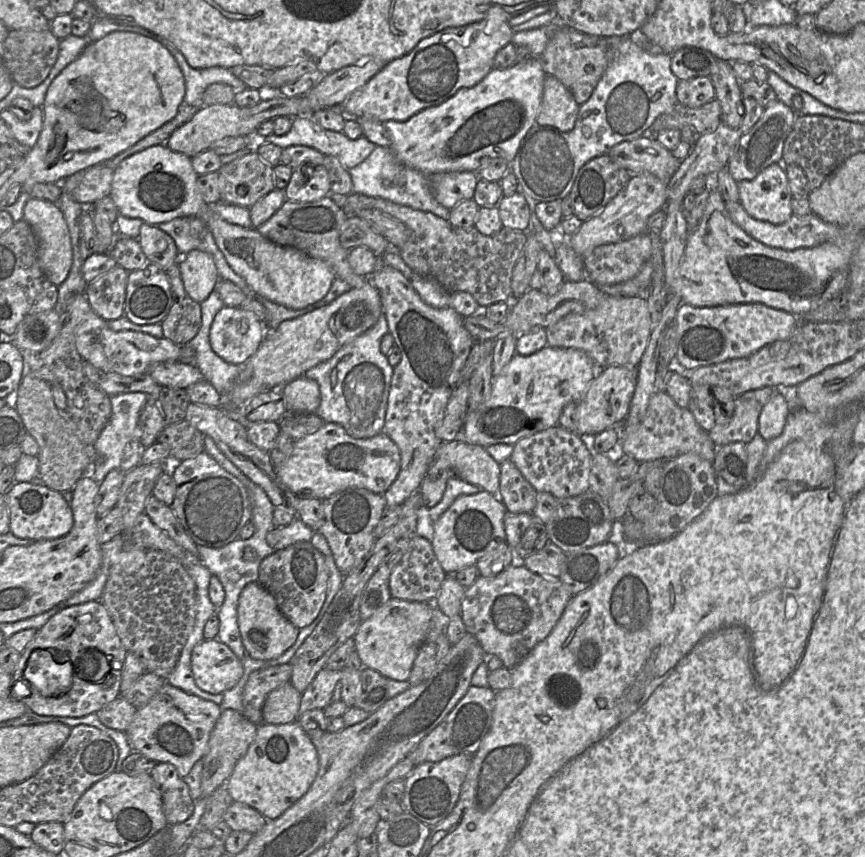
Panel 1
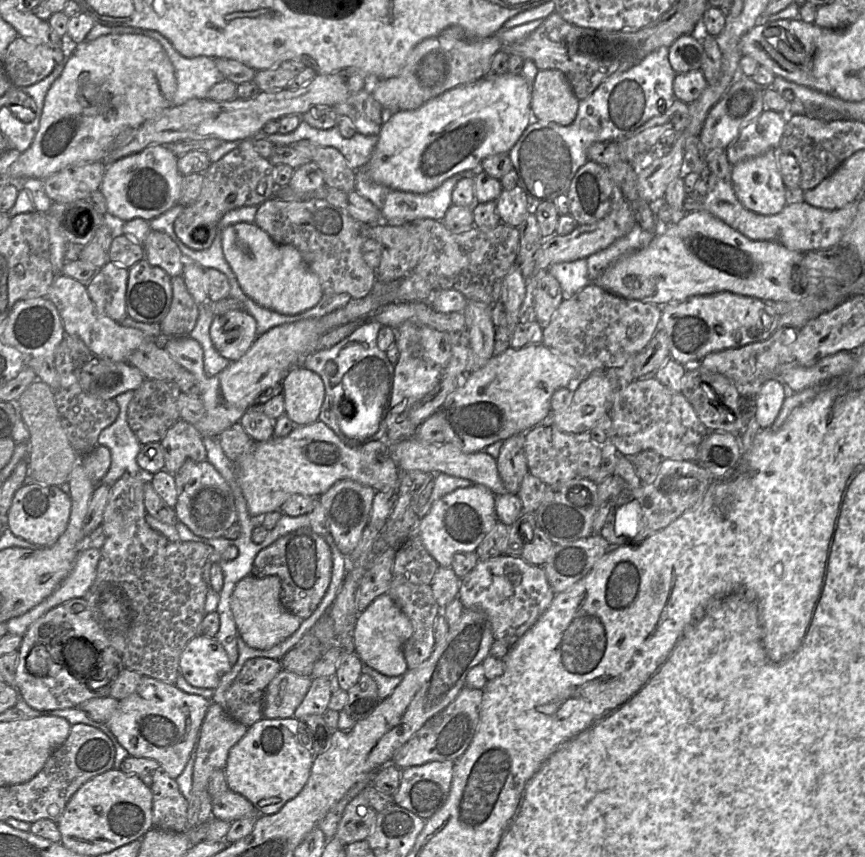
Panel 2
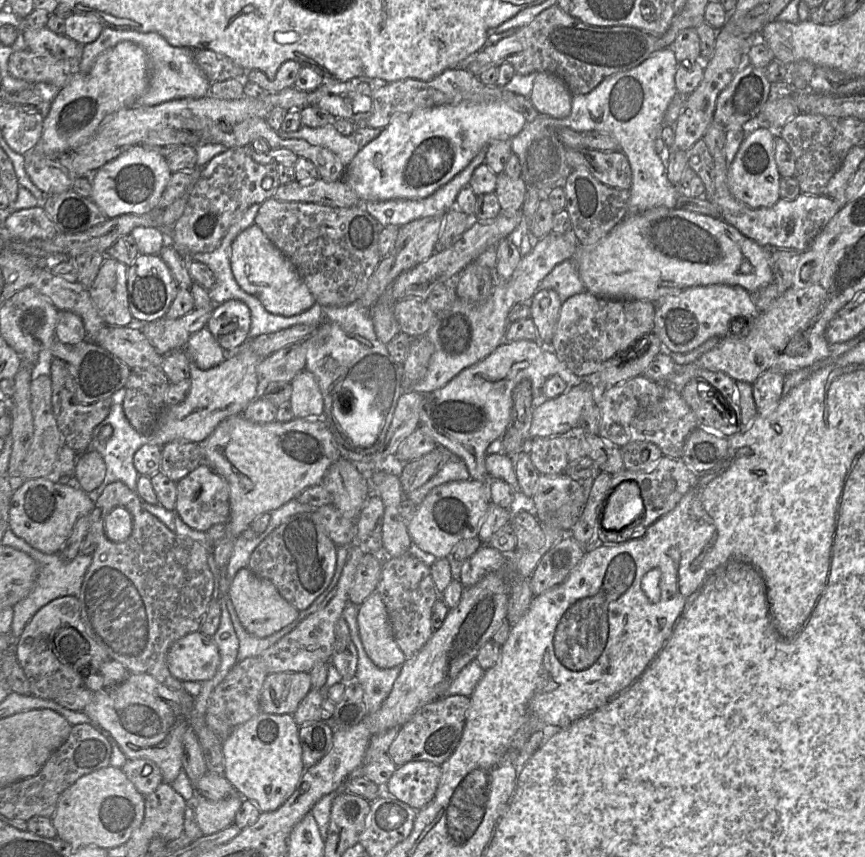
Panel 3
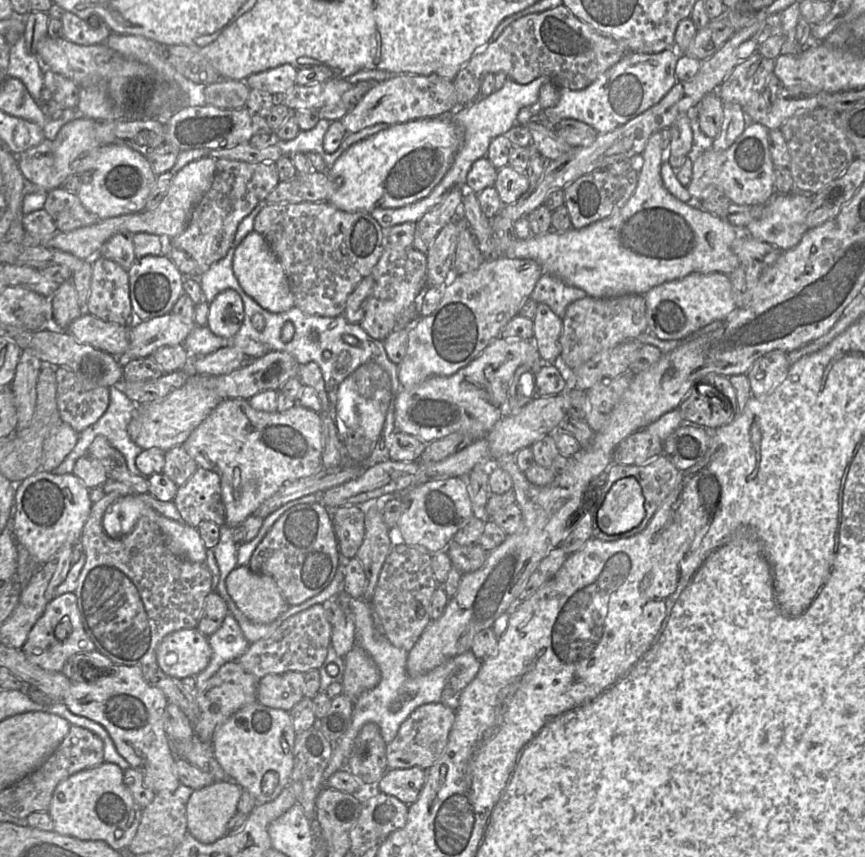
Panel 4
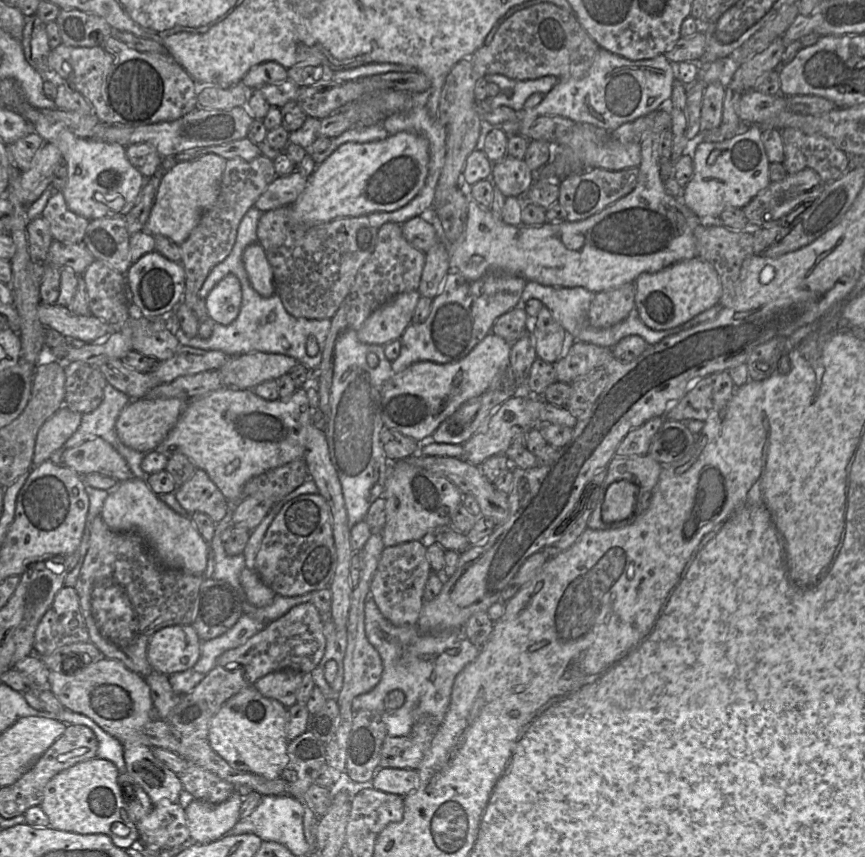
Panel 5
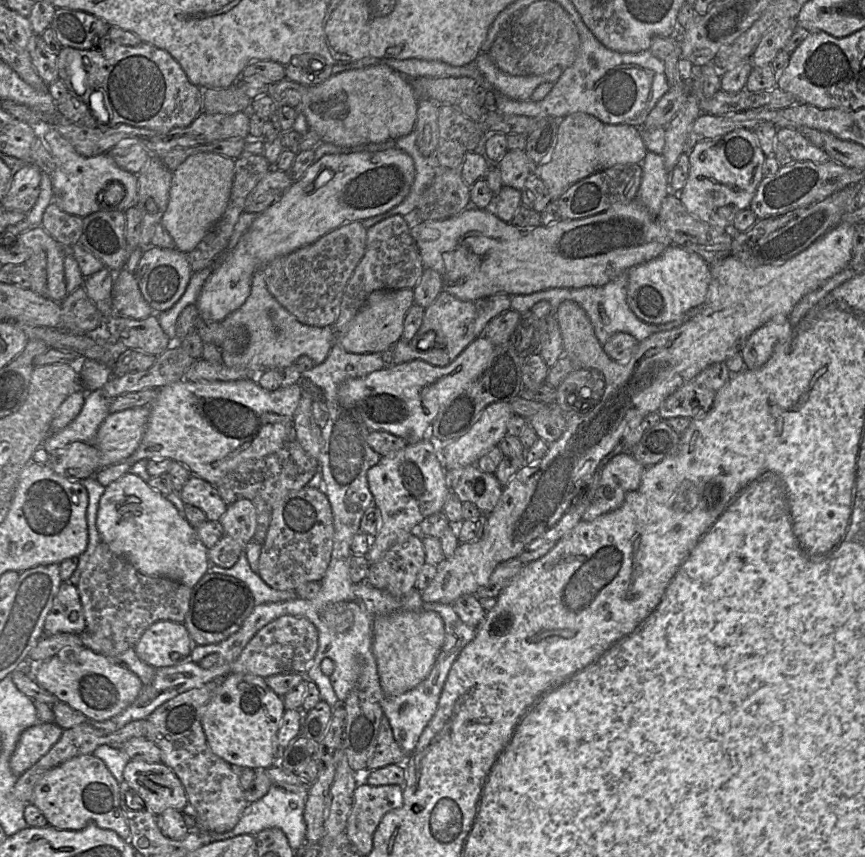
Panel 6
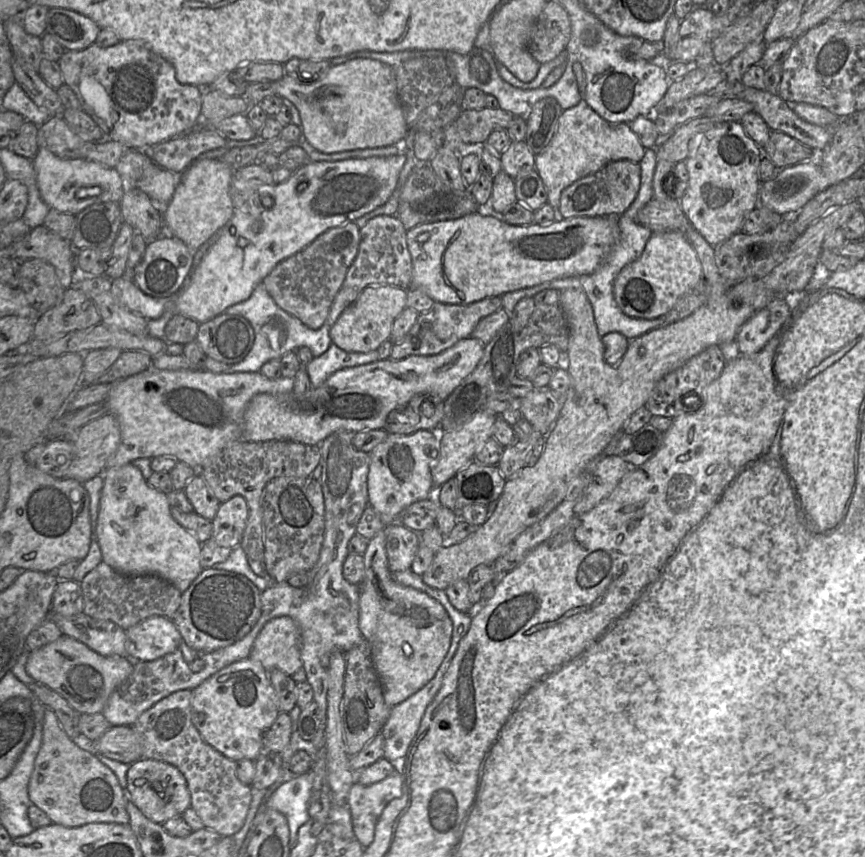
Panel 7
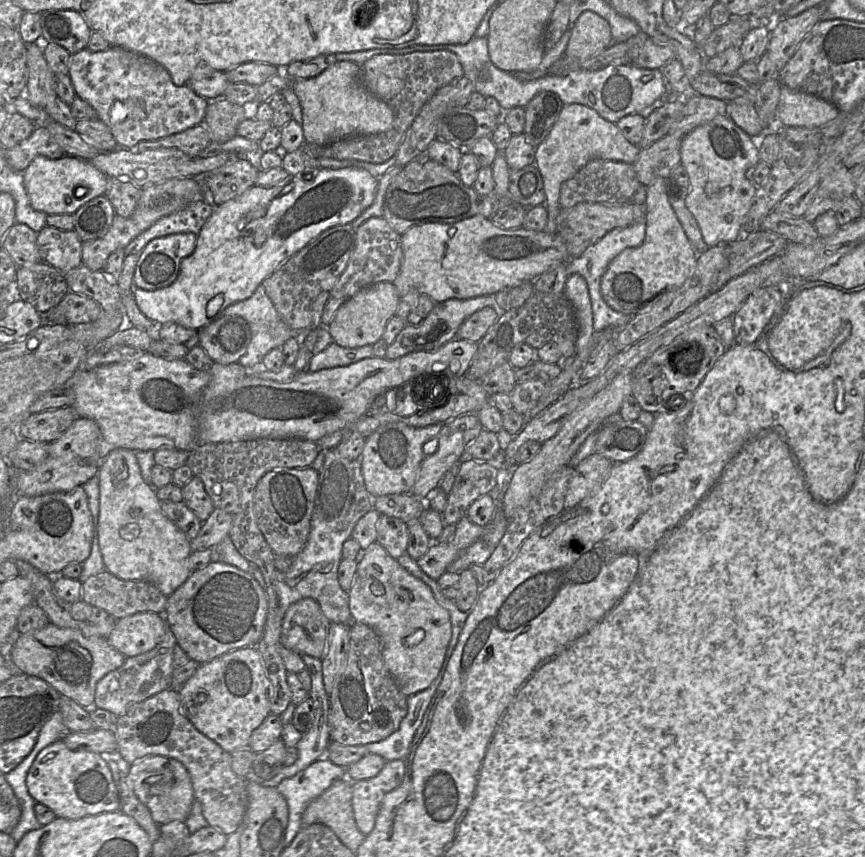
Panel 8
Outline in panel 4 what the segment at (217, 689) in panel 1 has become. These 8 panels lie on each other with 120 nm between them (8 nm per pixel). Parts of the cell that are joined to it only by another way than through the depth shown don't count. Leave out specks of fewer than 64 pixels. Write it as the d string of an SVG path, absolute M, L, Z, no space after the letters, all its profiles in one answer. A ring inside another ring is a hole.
M197 628L174 631L166 635L156 648L161 670L181 680L198 675L208 666L211 656L208 637Z

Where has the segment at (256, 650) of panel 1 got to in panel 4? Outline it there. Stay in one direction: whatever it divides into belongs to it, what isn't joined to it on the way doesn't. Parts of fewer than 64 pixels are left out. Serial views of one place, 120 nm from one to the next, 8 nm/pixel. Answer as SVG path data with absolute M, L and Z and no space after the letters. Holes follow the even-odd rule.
M249 566L234 568L226 579L226 587L237 607L253 623L271 623L290 606L271 576L257 574Z

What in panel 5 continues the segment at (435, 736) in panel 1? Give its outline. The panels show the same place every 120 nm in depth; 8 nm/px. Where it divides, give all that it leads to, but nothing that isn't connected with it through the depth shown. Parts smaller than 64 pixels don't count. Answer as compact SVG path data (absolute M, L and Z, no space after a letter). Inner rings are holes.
M423 716L410 734L401 737L387 734L381 748L380 768L418 769L438 728L430 716Z

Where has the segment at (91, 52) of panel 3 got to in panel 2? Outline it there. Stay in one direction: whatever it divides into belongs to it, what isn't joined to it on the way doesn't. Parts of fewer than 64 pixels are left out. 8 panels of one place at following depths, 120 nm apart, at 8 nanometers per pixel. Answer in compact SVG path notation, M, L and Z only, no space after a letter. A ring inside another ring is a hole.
M96 23L87 34L84 41L92 41L96 38L109 34L138 34L148 36L157 40L166 51L176 76L176 91L172 99L172 105L177 106L185 103L190 99L205 99L209 89L216 83L223 81L225 78L216 67L214 59L206 56L198 56L194 58L186 58L179 54L167 38L155 30L147 30L130 26L107 26L107 24Z

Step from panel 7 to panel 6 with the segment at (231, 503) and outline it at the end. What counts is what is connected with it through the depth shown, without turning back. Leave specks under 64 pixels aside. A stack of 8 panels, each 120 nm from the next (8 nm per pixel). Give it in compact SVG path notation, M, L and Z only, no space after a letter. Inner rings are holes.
M241 499L227 507L219 519L224 535L230 536L243 545L253 540L257 527L255 505L248 499Z

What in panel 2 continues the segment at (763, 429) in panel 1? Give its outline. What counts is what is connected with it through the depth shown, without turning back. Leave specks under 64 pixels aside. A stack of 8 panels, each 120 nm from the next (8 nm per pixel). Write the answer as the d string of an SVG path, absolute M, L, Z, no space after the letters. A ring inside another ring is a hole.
M766 379L751 390L755 393L755 421L762 429L770 428L786 398L784 387L777 379Z

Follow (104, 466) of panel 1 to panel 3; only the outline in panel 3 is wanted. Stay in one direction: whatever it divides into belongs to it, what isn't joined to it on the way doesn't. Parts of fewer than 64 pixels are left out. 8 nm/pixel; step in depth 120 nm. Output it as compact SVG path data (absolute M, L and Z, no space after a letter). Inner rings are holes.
M124 387L111 396L112 406L108 416L93 430L89 449L100 453L106 464L106 476L101 485L95 490L95 495L101 494L108 484L116 481L123 482L131 490L136 491L140 474L134 466L134 455L144 444L150 442L150 438L137 432L128 421L123 409L125 395L126 389ZM105 425L113 427L113 435L107 441L101 441L98 434Z

